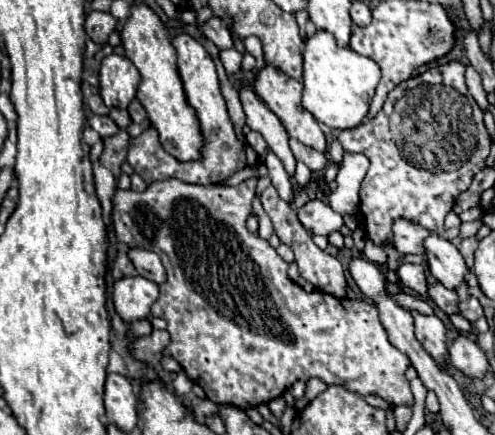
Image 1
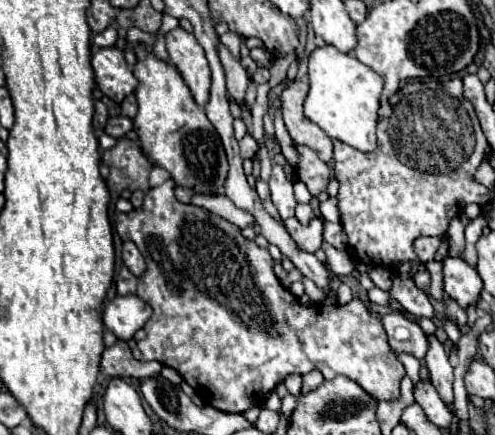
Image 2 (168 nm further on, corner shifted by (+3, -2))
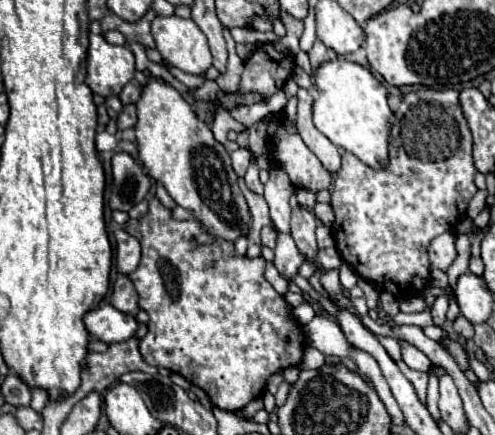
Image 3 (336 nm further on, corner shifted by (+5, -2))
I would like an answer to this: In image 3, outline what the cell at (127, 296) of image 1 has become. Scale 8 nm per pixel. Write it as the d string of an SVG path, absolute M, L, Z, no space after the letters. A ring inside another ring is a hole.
M106 303L94 311L88 311L84 325L94 339L104 343L120 343L134 337L138 331L138 321L134 315L118 311L114 305Z

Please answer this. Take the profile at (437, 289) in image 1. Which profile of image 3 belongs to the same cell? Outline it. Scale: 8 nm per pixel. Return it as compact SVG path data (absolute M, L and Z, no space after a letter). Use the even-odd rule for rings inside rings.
M458 315L458 317L454 319L454 331L456 331L458 335L466 337L466 339L472 339L472 335L474 335L472 323L470 323L470 321L468 321L464 315Z

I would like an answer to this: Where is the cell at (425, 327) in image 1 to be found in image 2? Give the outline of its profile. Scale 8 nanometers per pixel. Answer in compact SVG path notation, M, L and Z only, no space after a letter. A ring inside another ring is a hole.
M430 337L430 347L426 353L426 365L430 371L430 379L432 385L436 387L440 399L450 405L454 401L454 393L452 393L452 383L454 383L454 375L452 375L452 365L448 361L446 349L438 343L436 337Z

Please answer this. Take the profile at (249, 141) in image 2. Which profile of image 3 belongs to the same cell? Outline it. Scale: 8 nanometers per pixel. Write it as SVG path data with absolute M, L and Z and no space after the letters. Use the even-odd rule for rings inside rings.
M238 147L238 149L232 153L232 167L234 167L234 171L242 177L242 175L246 173L248 165L250 165L250 151L244 149L244 147Z

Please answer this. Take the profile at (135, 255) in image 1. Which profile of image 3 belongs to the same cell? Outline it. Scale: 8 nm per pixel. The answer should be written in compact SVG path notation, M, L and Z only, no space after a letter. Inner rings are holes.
M116 231L116 265L120 273L132 273L140 263L140 243L126 231Z

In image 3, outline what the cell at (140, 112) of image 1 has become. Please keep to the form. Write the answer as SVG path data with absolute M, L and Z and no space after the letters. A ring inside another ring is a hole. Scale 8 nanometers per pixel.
M128 83L122 93L120 93L120 101L122 105L130 105L130 103L136 103L140 99L140 87L136 87L134 83Z

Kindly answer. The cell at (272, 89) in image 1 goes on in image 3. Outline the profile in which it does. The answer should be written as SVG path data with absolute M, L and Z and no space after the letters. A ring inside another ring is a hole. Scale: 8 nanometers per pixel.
M298 89L296 93L298 99L298 133L304 139L304 143L308 145L308 149L320 159L320 163L330 171L336 173L340 169L340 153L338 147L324 137L312 123L312 95L308 89Z

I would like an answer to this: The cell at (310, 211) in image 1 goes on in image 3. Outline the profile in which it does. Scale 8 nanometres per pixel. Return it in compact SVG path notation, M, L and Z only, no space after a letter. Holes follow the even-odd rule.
M278 231L278 241L276 241L274 253L276 253L274 265L280 271L280 275L286 277L286 279L294 277L298 273L298 267L304 263L304 255L296 247L296 243L294 243L290 233Z

